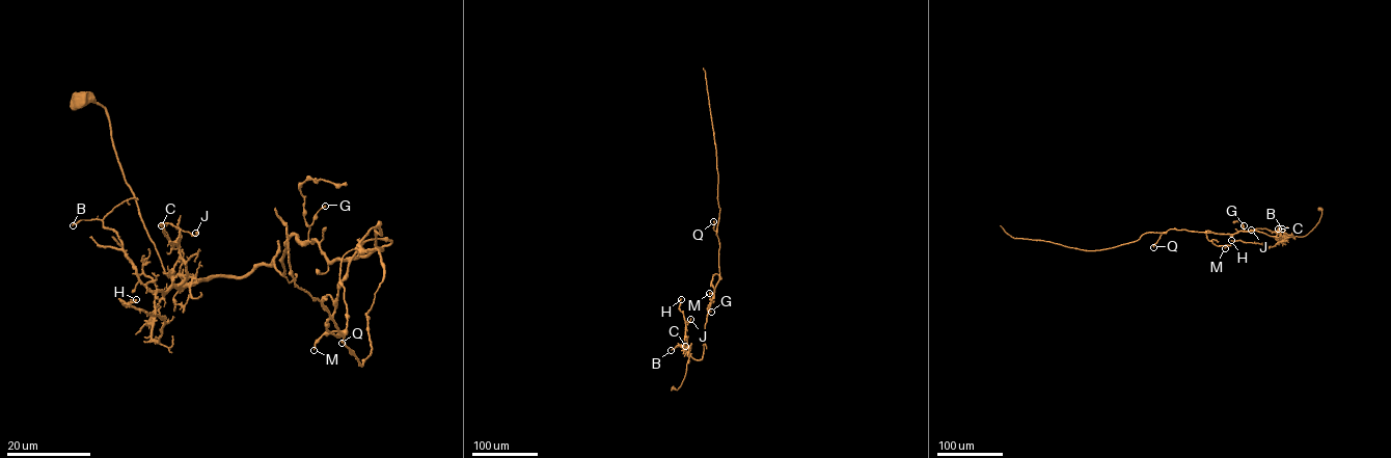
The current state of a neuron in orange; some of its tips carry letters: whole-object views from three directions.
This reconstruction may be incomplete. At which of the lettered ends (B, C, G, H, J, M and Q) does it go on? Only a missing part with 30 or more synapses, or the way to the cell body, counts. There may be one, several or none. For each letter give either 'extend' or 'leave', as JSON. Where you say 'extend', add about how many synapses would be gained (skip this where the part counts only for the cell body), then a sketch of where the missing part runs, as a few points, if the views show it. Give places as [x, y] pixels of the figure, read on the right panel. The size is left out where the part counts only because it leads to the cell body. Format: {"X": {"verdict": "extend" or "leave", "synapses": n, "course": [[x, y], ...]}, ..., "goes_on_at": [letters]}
{"B": {"verdict": "leave"}, "C": {"verdict": "leave"}, "G": {"verdict": "leave"}, "H": {"verdict": "leave"}, "J": {"verdict": "leave"}, "M": {"verdict": "leave"}, "Q": {"verdict": "leave"}, "goes_on_at": []}

